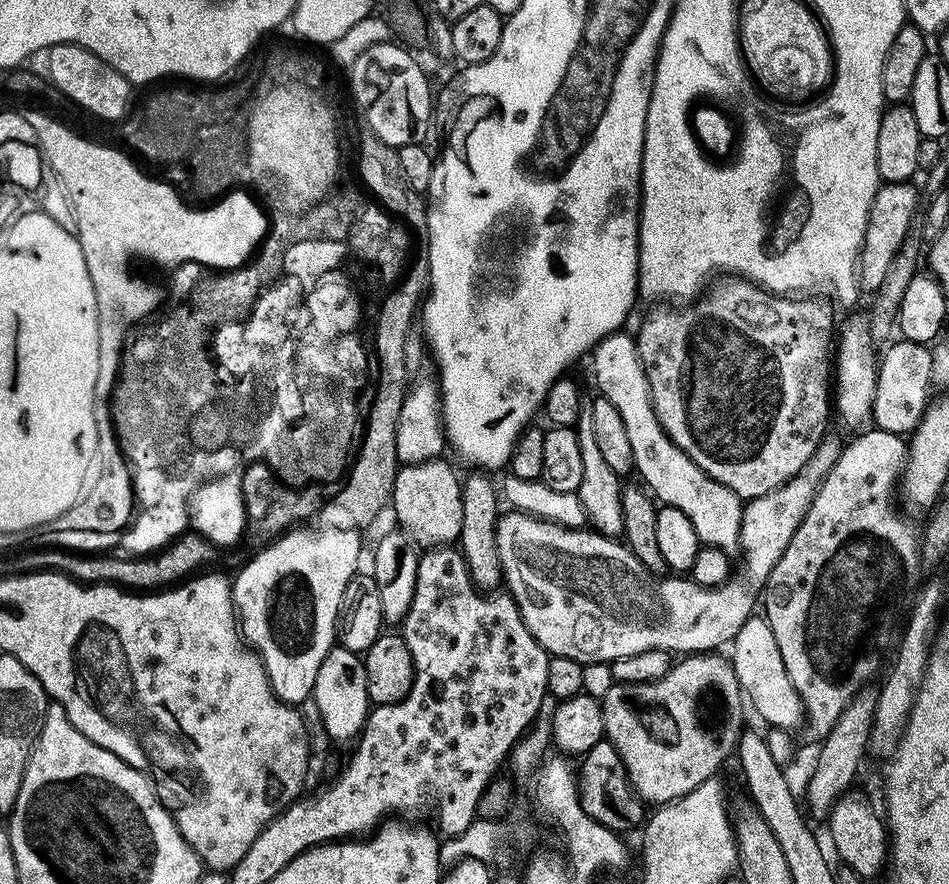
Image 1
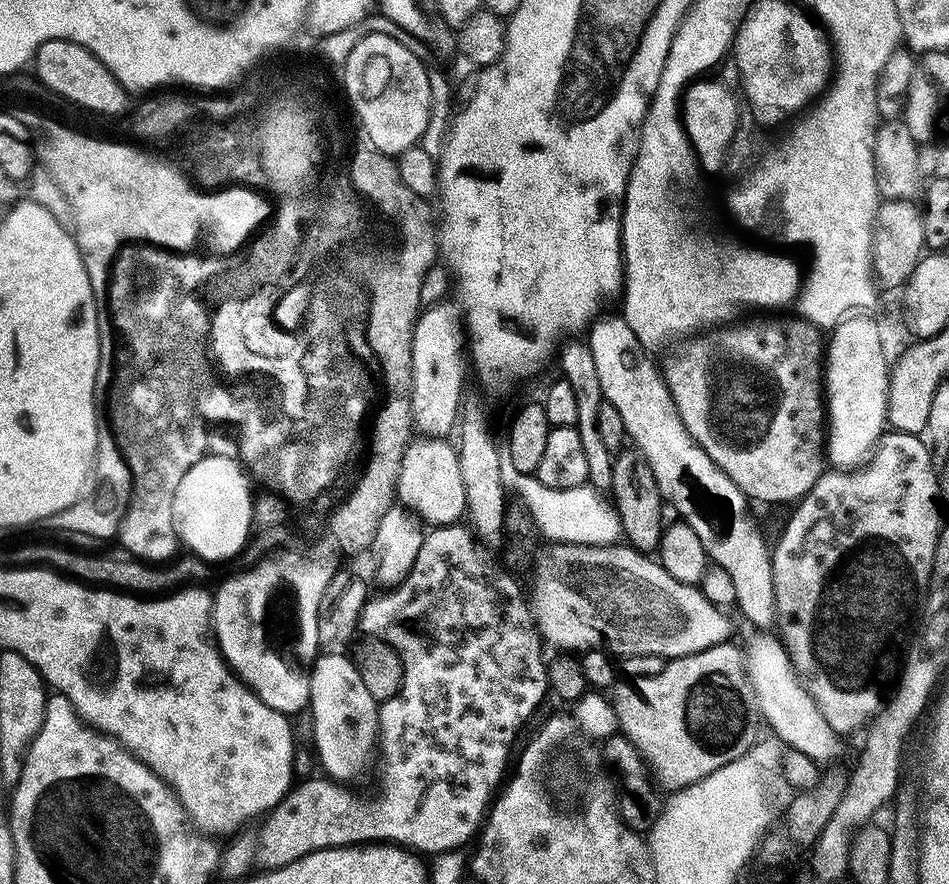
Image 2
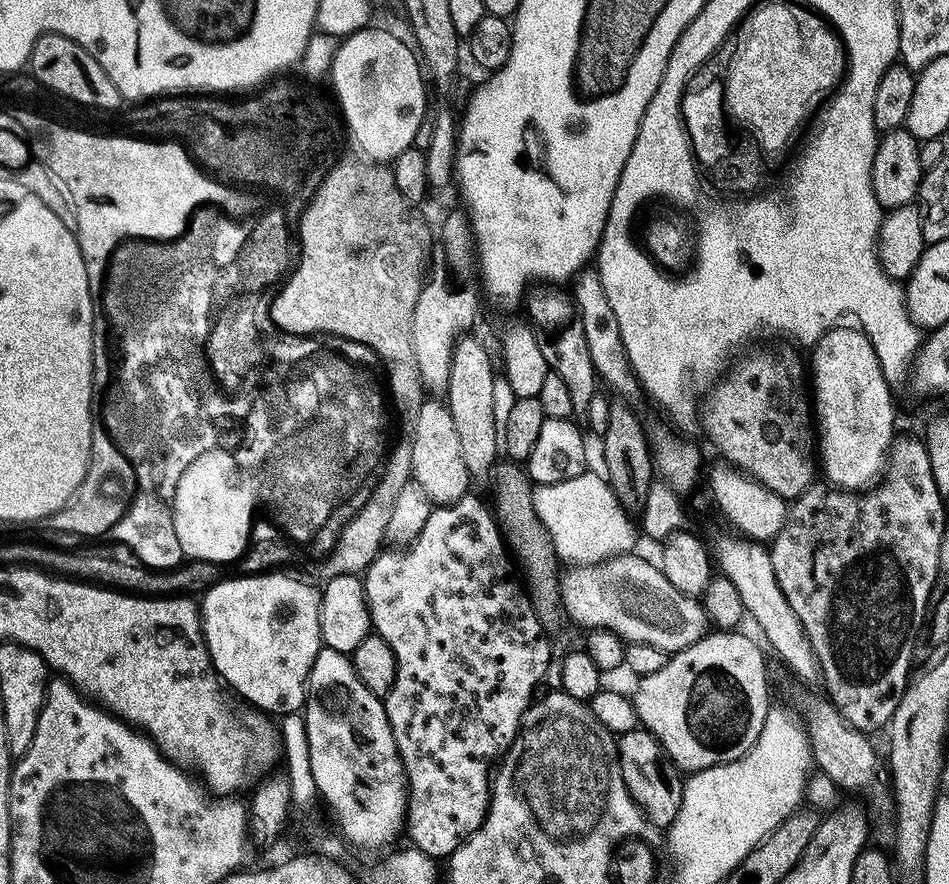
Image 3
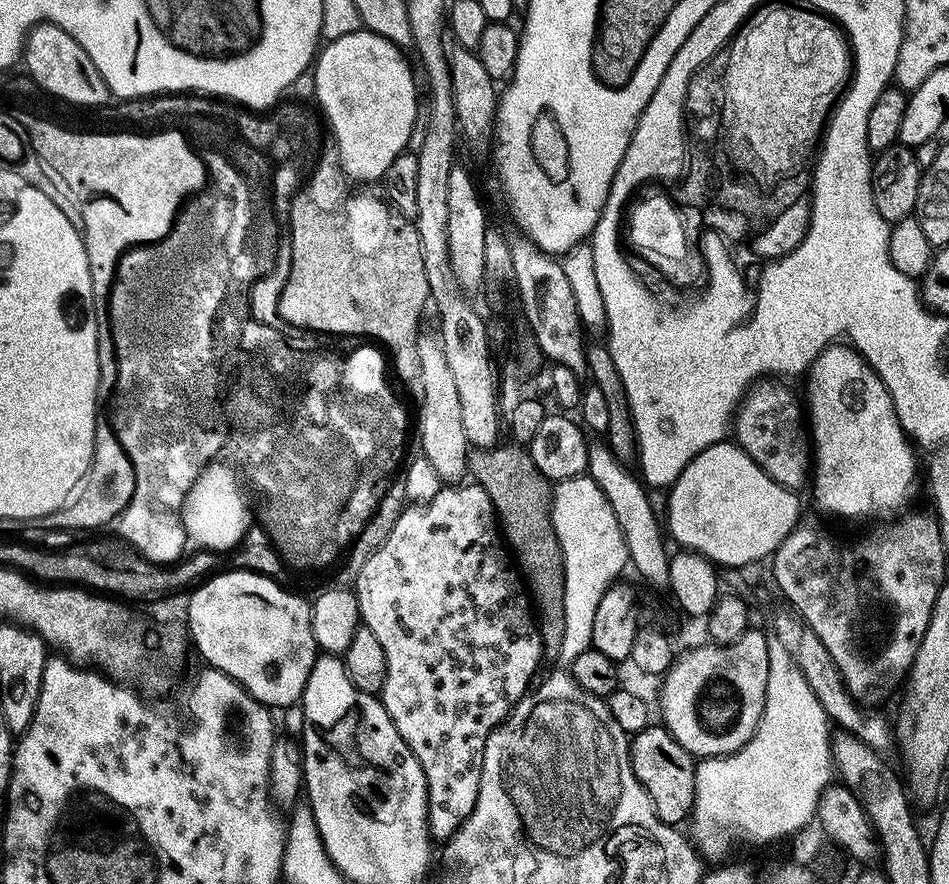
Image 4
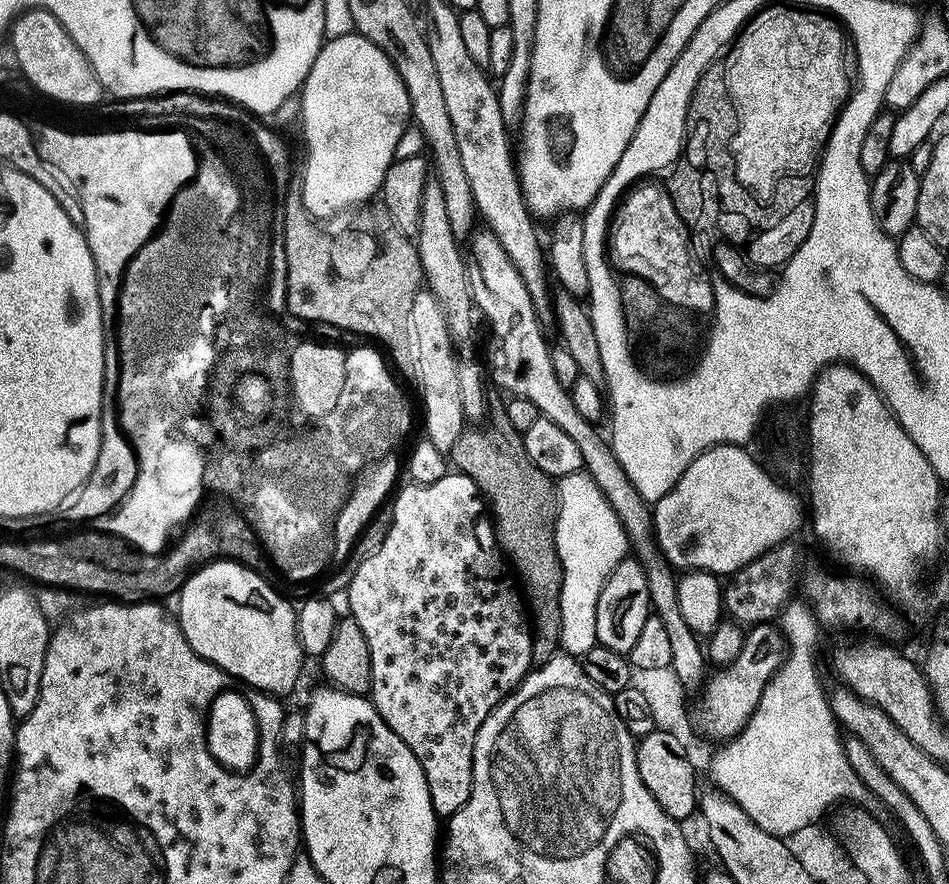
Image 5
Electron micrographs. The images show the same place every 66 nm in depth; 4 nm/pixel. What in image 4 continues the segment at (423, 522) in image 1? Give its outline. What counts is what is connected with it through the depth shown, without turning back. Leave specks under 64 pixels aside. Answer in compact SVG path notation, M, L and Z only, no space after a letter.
M421 339L417 346L419 361L422 362L422 385L424 393L418 399L420 406L420 448L422 456L429 460L430 465L444 482L460 482L468 472L470 445L466 438L466 430L462 427L462 413L459 412L458 390L454 387L454 378L450 375L450 366L446 366L446 354L443 347L435 339Z

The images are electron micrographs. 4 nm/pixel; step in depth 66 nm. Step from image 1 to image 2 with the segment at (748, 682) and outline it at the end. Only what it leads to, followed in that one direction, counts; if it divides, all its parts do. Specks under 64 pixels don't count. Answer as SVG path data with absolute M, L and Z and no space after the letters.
M756 630L751 634L748 645L745 643L742 648L744 668L748 671L763 723L765 720L776 732L777 739L793 751L806 754L818 766L829 765L828 762L842 752L841 735L822 718L822 710L804 687L804 681L797 676L781 637L768 630Z

